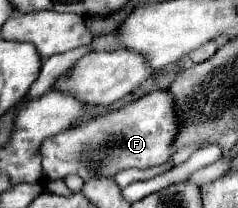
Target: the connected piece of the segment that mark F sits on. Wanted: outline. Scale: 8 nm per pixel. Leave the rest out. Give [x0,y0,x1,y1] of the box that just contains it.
[40,90,180,182]

